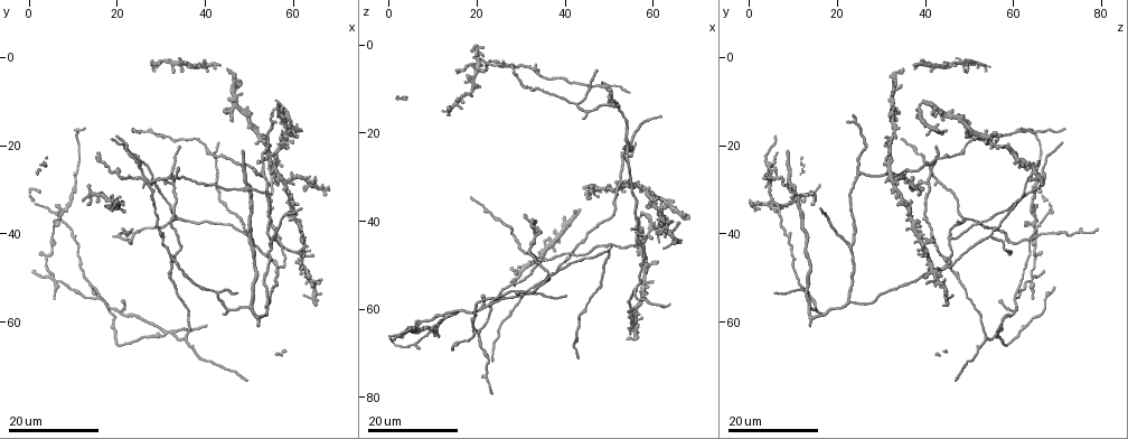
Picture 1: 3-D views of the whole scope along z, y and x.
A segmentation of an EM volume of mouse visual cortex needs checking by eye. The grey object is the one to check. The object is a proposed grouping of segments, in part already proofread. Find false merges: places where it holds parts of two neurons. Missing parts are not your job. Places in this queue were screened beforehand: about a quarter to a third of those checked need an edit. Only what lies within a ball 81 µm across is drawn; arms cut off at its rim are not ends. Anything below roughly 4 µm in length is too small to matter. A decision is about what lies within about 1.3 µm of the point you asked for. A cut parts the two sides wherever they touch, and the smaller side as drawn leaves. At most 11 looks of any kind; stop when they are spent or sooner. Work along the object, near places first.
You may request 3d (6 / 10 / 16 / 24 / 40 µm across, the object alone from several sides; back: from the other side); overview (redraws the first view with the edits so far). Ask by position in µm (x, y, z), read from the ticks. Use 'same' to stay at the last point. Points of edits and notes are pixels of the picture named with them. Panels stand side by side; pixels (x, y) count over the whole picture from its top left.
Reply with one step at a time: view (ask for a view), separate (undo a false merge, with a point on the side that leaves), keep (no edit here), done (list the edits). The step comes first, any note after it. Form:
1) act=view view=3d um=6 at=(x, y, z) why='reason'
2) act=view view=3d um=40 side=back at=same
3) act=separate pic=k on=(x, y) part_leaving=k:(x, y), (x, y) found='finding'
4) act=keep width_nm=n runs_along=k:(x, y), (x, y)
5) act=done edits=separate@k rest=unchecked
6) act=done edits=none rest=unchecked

act=view view=3d um=16 at=(58.5, 28.5, 32.5)

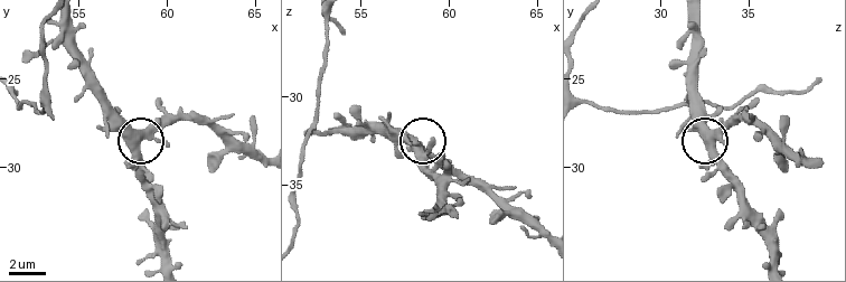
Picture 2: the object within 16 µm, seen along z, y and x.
act=view view=3d um=6 at=(58.6, 28.2, 33.0)

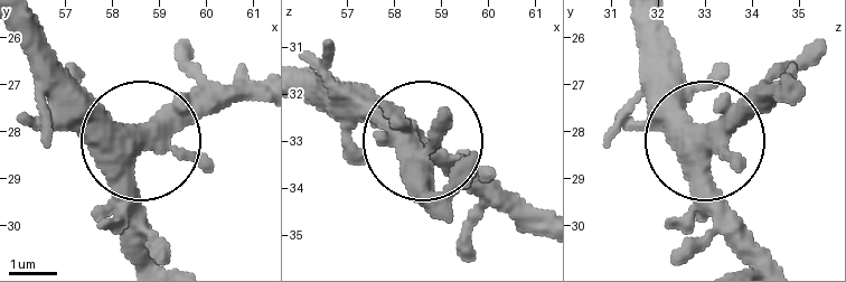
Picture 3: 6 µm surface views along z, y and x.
act=keep width_nm=410 runs_along=3:(21, 30), (105, 114), (153, 139), (234, 83) found='one neuron here'

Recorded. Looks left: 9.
act=view view=3d um=16 at=(43.0, 54.0, 13.0) why='branch point'

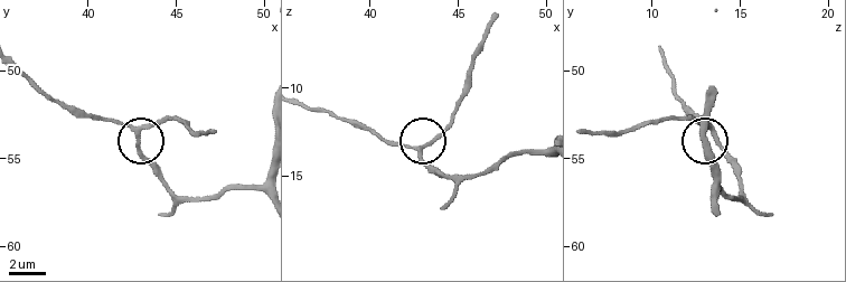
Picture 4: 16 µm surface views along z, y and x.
act=view view=3d um=6 at=(42.8, 53.2, 13.4) why='zoom in'

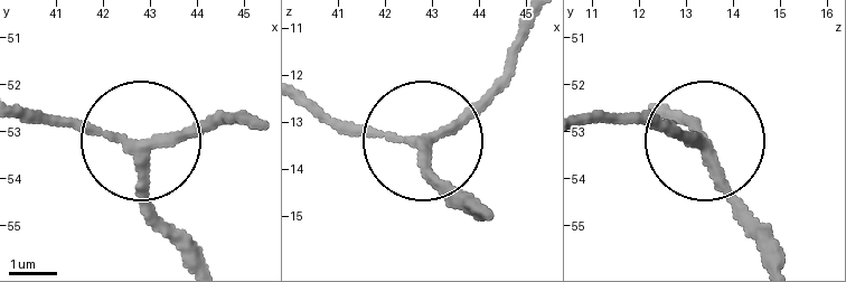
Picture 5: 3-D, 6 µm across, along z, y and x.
act=view view=3d um=6 side=back at=(42.75, 53.35, 13.35)

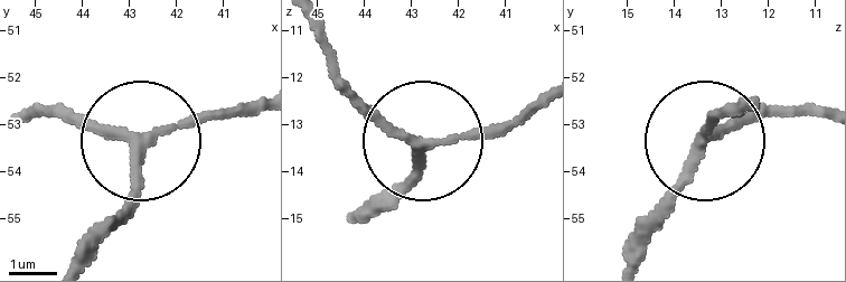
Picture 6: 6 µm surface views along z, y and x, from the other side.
act=keep side_arm_um=10 runs_along=6:(632, 256), (673, 208), (696, 140), (780, 112) found='one neuron here'

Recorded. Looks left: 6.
act=view view=3d um=24 at=(16.0, 54.0, 60.5) why='side arm on a straight run'

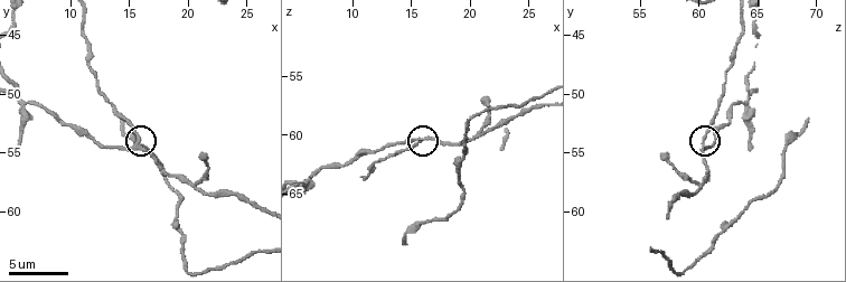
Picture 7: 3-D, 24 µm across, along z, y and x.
act=view view=3d um=6 at=(15.8, 54.2, 60.2)

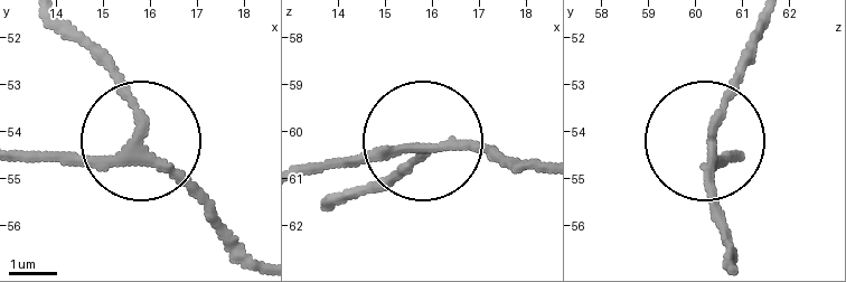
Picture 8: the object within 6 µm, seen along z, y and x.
act=keep arms=3 found='continuous, no second neuron'

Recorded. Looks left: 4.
act=view view=3d um=16 at=(20.6, 57.8, 60.2) why='three arms meet'

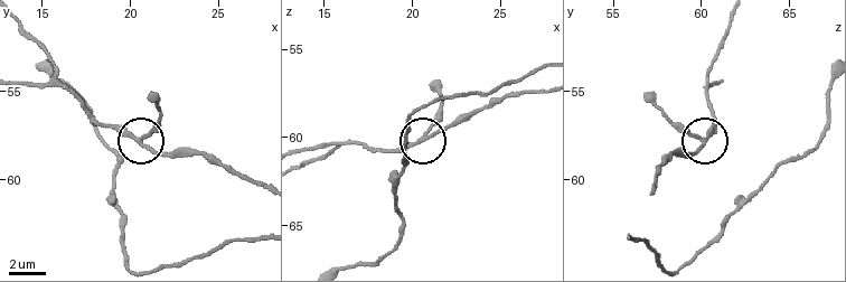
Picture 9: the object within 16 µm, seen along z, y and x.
act=view view=3d um=16 side=back at=(20.6, 57.8, 60.2)

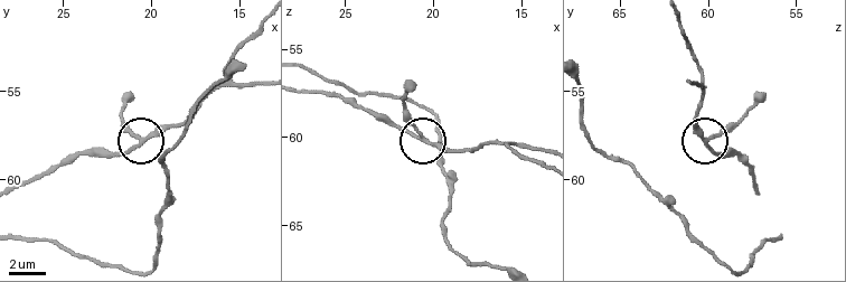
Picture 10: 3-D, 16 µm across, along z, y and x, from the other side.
act=keep side_arm_um=5 arms=3 found='continuous, no second neuron'

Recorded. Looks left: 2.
act=view view=3d um=16 at=(54.5, 55.5, 22.5) why='three-way junction'

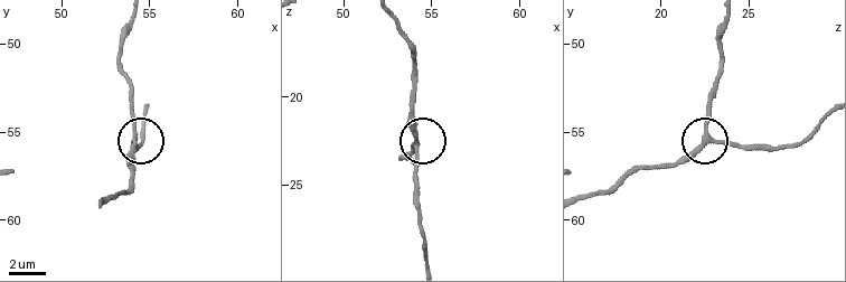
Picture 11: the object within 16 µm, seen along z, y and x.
act=view view=3d um=10 at=(54.1, 55.5, 22.5)

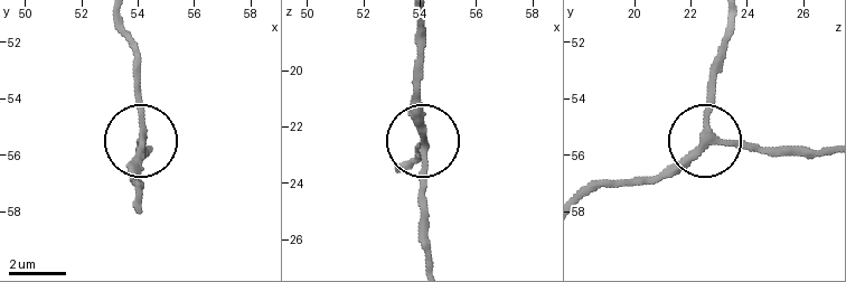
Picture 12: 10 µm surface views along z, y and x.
act=keep arms=3 runs_along=12:(825, 149), (745, 149), (704, 140), (708, 65) found='all the same neuron'

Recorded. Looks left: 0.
act=done edits=none rest=unchecked

